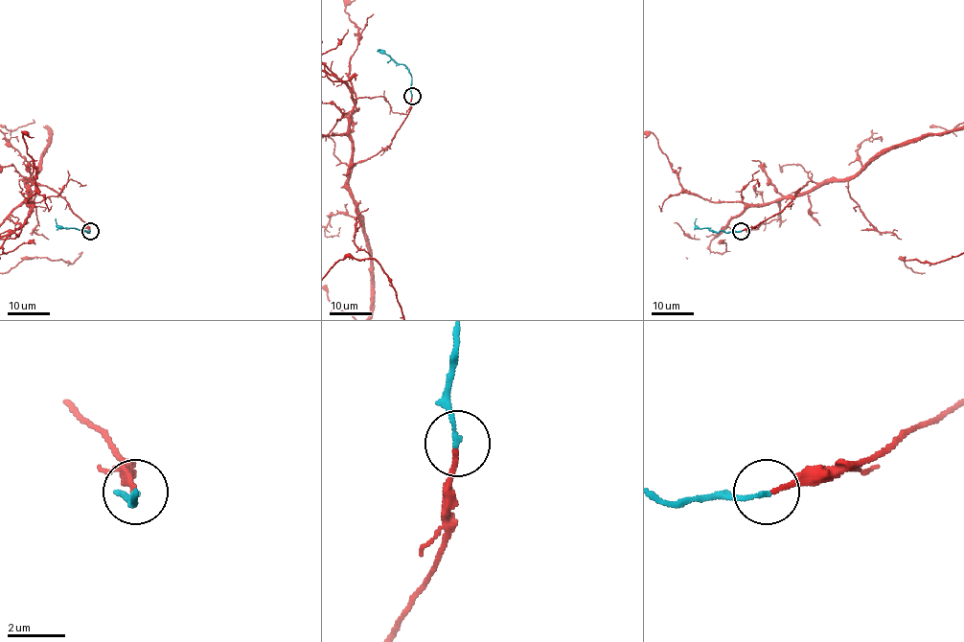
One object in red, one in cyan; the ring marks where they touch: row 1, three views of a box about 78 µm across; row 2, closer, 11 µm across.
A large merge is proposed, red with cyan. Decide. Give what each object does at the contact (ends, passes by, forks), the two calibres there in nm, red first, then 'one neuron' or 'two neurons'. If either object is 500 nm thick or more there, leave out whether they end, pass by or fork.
red ends; cyan ends; calibres 160 and 130 nm; one neuron

